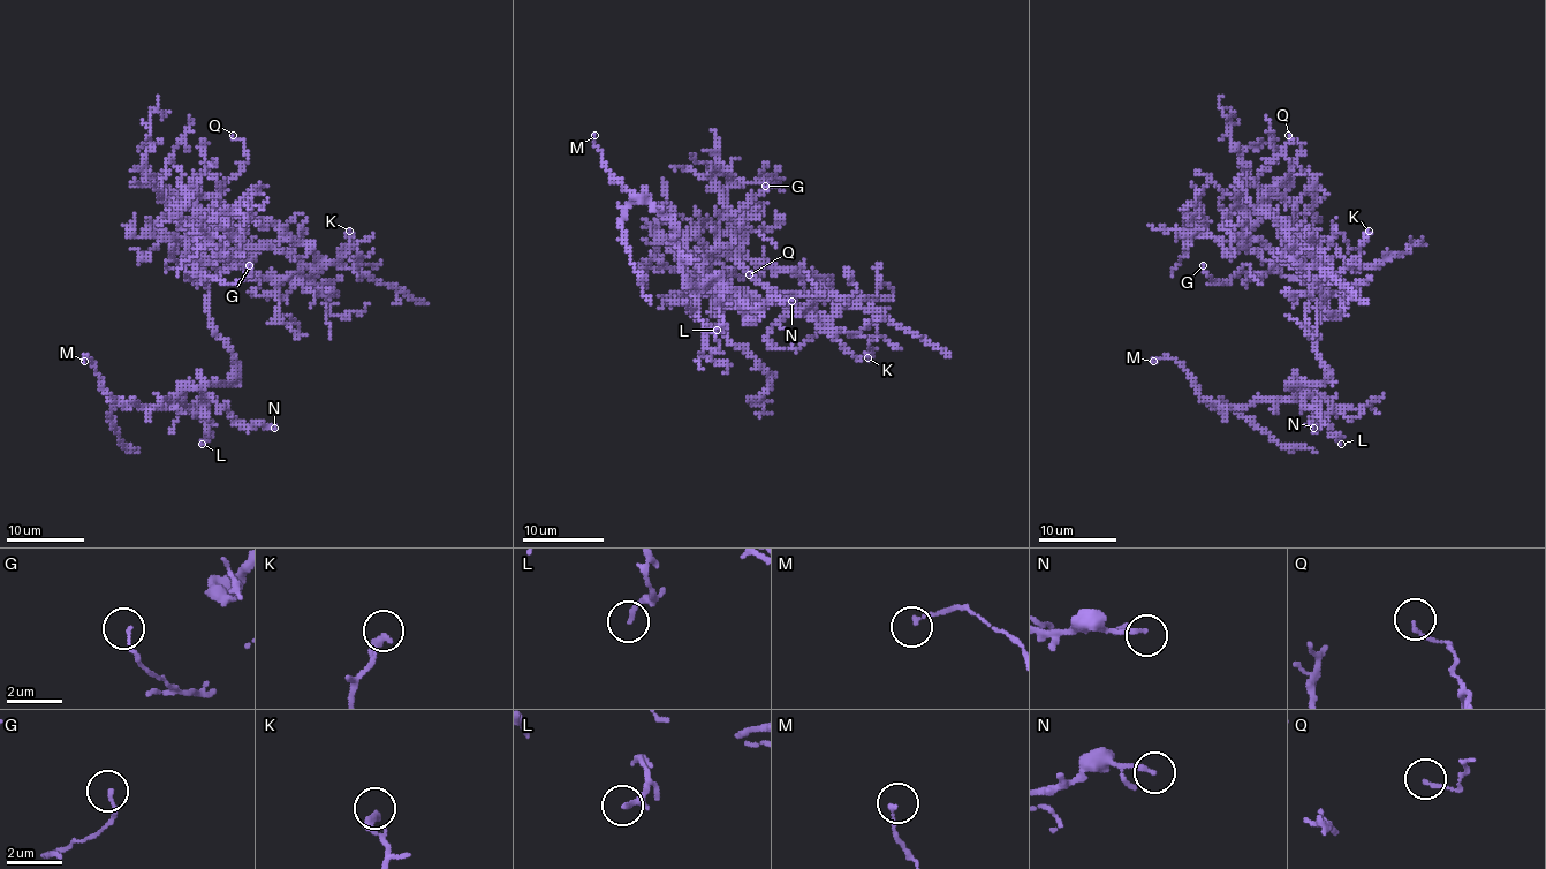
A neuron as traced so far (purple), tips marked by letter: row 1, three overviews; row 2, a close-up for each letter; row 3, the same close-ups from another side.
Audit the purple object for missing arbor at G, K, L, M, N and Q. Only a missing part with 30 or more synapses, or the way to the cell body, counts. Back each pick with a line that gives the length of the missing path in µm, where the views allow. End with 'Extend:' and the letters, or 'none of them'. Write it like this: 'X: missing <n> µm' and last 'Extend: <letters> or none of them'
Extend: none of them

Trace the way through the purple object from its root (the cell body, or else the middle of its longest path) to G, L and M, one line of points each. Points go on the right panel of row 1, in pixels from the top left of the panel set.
G: (1313, 242), (1302, 225), (1313, 248), (1302, 262), (1268, 273), (1240, 271), (1228, 284), (1217, 284), (1203, 265)
L: (1313, 242), (1316, 262), (1327, 277), (1327, 304), (1320, 315), (1316, 341), (1326, 379), (1302, 387), (1341, 444)
M: (1313, 242), (1327, 277), (1321, 383), (1294, 383), (1304, 385), (1288, 402), (1226, 408), (1171, 357), (1153, 361)

